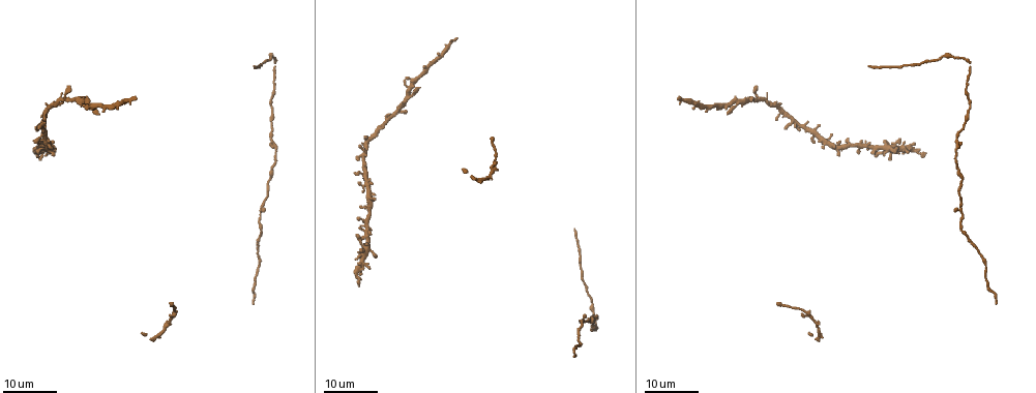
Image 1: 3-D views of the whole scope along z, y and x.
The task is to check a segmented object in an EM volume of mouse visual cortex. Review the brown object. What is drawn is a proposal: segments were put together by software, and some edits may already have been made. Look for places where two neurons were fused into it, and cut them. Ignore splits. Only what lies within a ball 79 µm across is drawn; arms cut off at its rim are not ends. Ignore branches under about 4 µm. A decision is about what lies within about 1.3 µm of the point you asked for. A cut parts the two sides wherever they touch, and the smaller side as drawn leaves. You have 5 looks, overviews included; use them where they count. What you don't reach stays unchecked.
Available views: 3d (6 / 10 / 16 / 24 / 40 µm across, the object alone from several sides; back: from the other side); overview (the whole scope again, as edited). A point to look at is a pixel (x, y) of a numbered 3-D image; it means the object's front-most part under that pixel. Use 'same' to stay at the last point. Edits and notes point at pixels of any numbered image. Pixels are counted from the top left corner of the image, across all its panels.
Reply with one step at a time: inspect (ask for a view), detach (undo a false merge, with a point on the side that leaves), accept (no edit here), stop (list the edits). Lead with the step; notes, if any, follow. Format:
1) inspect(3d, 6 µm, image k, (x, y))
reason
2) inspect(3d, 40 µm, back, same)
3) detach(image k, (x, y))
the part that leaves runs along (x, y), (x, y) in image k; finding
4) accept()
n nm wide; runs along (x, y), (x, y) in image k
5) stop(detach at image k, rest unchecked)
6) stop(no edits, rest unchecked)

inspect(3d, 24 µm, image 1, (963, 213))
two arms in line, one across

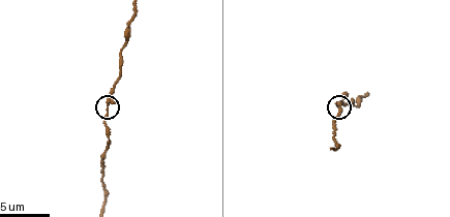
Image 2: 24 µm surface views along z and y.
inspect(3d, 6 µm, image 2, (105, 108))
zoom in

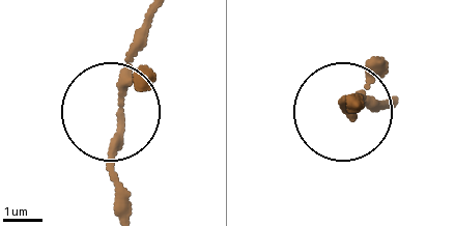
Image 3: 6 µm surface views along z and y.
accept()
3 arms; runs along (154, 12), (118, 112), (108, 171), (118, 210) in image 3; one neuron here

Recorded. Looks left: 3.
inspect(3d, 10 µm, image 2, (336, 141))
calibre changes

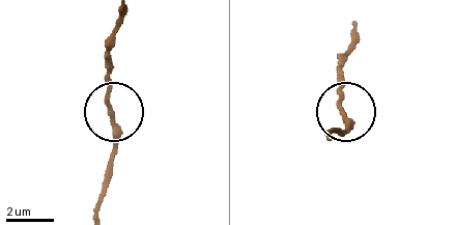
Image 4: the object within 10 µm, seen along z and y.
accept()
runs along (356, 28), (339, 99), (344, 133) in image 4; all the same neuron

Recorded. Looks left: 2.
inspect(3d, 24 µm, image 1, (370, 196))

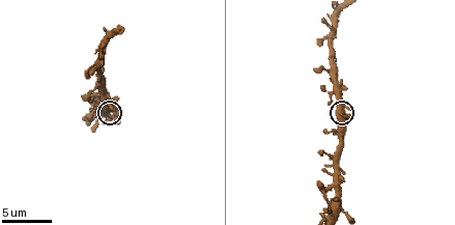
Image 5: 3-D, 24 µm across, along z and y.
inspect(3d, 10 µm, image 5, (342, 115))

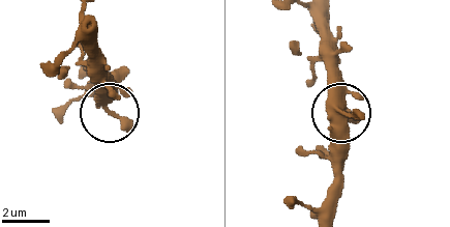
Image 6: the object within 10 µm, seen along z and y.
accept()
runs along (314, 13), (327, 96), (338, 120), (338, 166) in image 6; all the same neuron

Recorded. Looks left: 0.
stop(no edits, rest unchecked)

